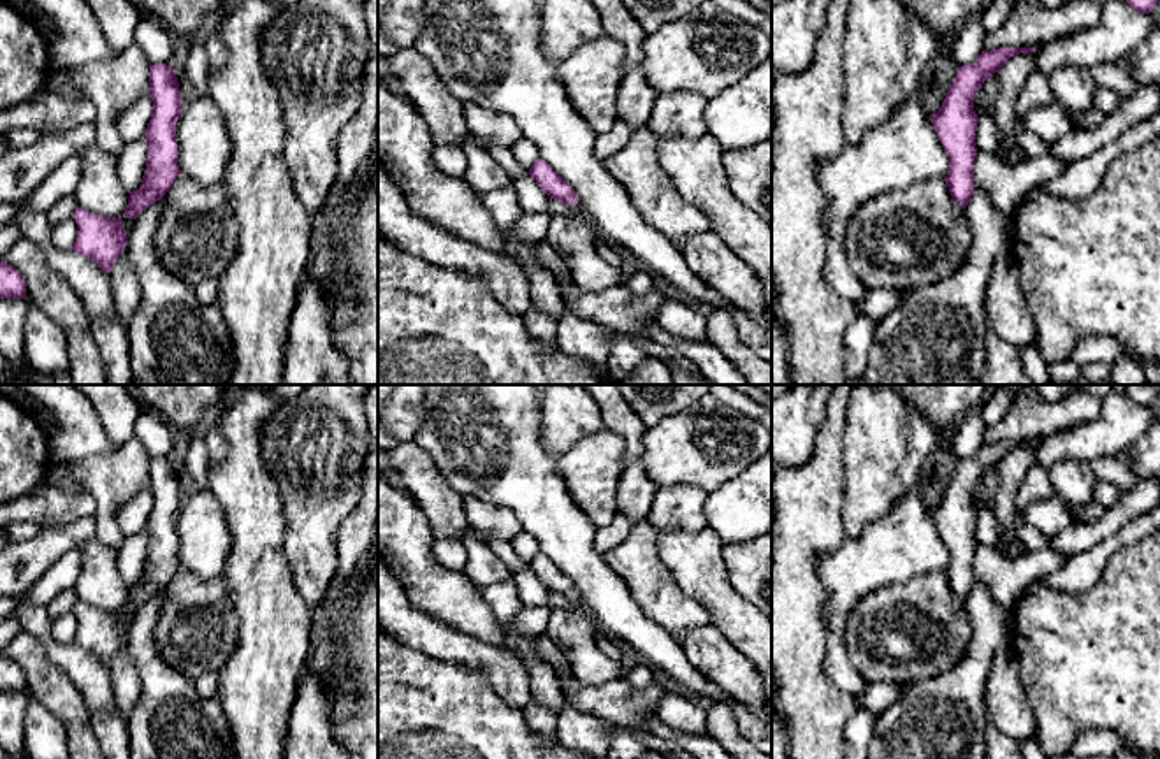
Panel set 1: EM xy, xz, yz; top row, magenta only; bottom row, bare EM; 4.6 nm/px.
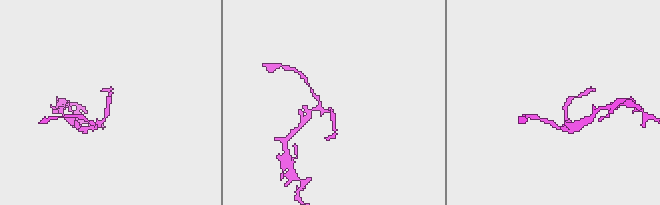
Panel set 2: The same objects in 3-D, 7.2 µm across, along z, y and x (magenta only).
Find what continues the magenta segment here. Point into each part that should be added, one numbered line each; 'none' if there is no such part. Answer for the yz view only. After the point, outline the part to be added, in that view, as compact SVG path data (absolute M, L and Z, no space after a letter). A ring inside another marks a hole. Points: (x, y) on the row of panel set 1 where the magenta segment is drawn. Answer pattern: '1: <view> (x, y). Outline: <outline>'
none

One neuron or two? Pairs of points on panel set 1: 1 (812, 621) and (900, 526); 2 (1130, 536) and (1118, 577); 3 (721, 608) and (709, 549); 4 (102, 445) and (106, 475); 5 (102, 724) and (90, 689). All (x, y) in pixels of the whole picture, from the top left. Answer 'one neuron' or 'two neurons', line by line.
1: two neurons
2: two neurons
3: one neuron
4: two neurons
5: two neurons

